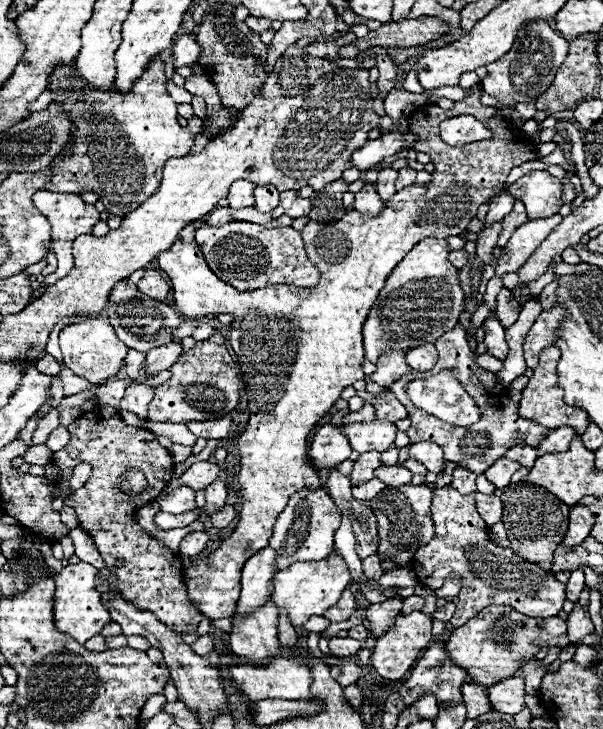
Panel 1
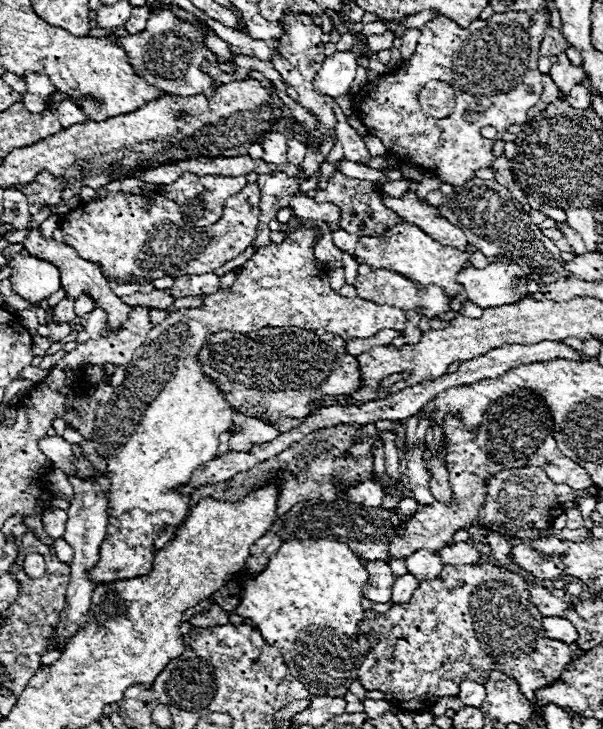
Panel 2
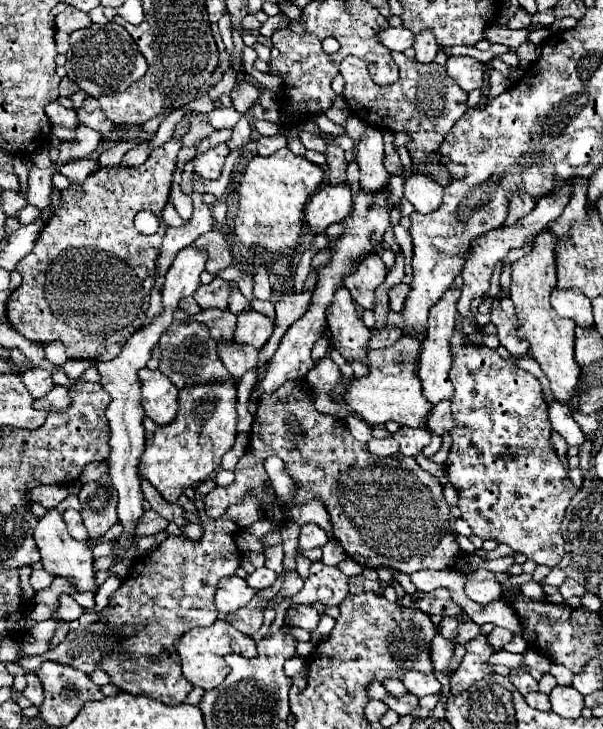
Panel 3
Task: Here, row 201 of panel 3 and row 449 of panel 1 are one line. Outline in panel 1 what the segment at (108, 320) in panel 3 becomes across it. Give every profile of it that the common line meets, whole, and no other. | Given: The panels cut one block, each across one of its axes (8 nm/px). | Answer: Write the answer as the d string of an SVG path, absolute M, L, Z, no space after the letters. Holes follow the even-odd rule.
M96 406L84 412L76 422L68 426L68 430L70 442L60 452L52 454L52 464L62 470L60 480L54 482L54 498L68 488L72 468L78 462L90 464L92 476L80 490L66 496L64 504L76 510L80 526L94 538L94 544L98 546L98 552L102 554L108 568L114 568L118 560L124 560L124 564L114 572L118 576L118 584L126 602L140 610L152 612L174 632L196 630L202 614L188 600L188 590L182 580L184 568L178 554L174 554L162 542L146 534L134 518L134 512L160 496L164 486L170 482L174 474L172 454L158 444L156 436L150 430L124 424L118 410L112 406ZM128 470L142 470L148 480L148 488L130 498L120 490L120 480Z

